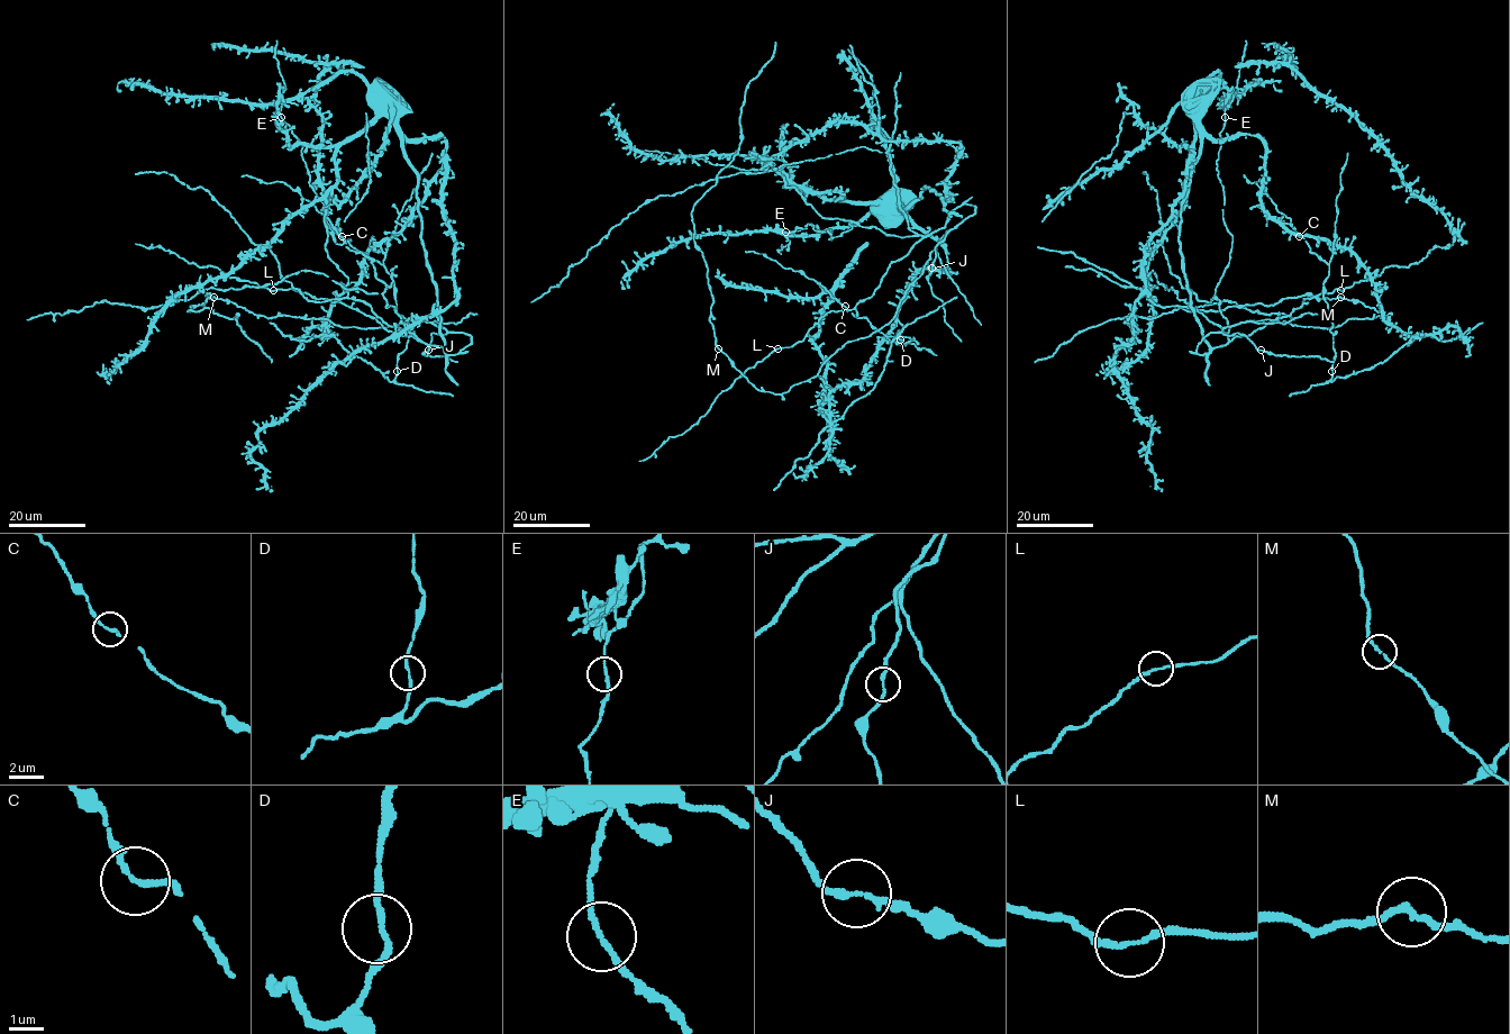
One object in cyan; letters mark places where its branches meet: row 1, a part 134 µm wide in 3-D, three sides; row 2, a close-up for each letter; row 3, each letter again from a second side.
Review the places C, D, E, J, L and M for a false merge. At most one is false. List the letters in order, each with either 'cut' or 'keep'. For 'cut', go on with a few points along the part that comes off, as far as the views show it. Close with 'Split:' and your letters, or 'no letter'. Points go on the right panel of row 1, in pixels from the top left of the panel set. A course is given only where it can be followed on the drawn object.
C: keep
D: keep
E: keep
J: keep
L: keep
M: keep
Split: no letter

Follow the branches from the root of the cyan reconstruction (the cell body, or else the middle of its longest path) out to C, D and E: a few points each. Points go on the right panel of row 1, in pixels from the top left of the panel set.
C: (1191, 99), (1212, 138), (1262, 139), (1263, 210), (1322, 237), (1330, 262), (1299, 236)
D: (1191, 99), (1191, 114), (1212, 138), (1262, 139), (1263, 210), (1329, 244), (1324, 298), (1331, 371)
E: (1191, 99), (1191, 91), (1218, 71), (1229, 103), (1225, 118)

